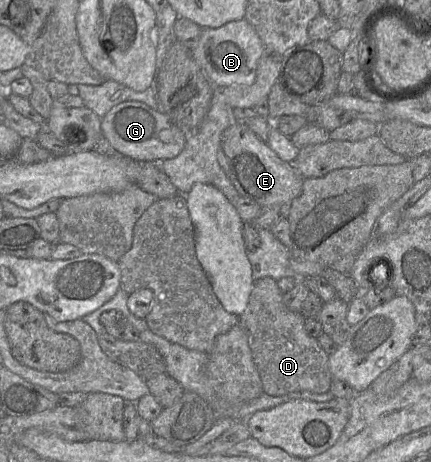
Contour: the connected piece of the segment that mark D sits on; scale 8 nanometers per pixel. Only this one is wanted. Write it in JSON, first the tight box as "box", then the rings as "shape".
{"box":[238,277,333,396],"shape":[[[263,277],[256,280],[247,307],[238,316],[239,325],[247,333],[263,391],[270,396],[283,396],[297,391],[328,392],[333,380],[329,355],[321,348],[317,338],[306,332],[303,313],[293,312],[285,306],[283,294],[275,279]]]}

